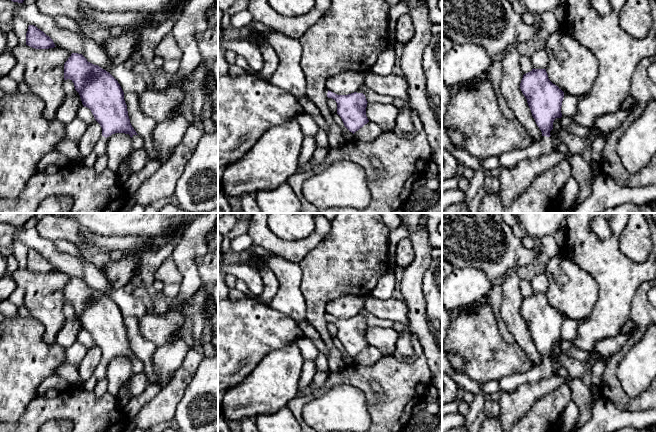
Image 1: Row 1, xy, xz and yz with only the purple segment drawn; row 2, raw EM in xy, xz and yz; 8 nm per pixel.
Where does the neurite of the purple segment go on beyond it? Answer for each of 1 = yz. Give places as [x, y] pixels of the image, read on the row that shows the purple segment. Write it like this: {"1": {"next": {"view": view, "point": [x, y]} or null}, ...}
{"1": {"next": {"view": "yz", "point": [508, 160]}}}

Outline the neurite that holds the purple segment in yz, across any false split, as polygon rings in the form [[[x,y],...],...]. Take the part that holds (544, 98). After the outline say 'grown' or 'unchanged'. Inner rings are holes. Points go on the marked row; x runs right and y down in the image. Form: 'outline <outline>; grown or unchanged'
outline [[[533,68],[524,74],[520,89],[542,132],[542,139],[525,149],[503,153],[500,156],[502,170],[513,168],[524,159],[538,158],[551,153],[554,148],[550,131],[553,129],[554,120],[562,117],[564,92],[549,80],[546,69]]]; grown

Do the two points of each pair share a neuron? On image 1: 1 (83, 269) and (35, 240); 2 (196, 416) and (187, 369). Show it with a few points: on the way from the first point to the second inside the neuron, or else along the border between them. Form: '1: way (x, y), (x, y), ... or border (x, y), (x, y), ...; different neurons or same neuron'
1: way (71, 265), (60, 261), (47, 249); same neuron
2: border (201, 361), (179, 403); different neurons

